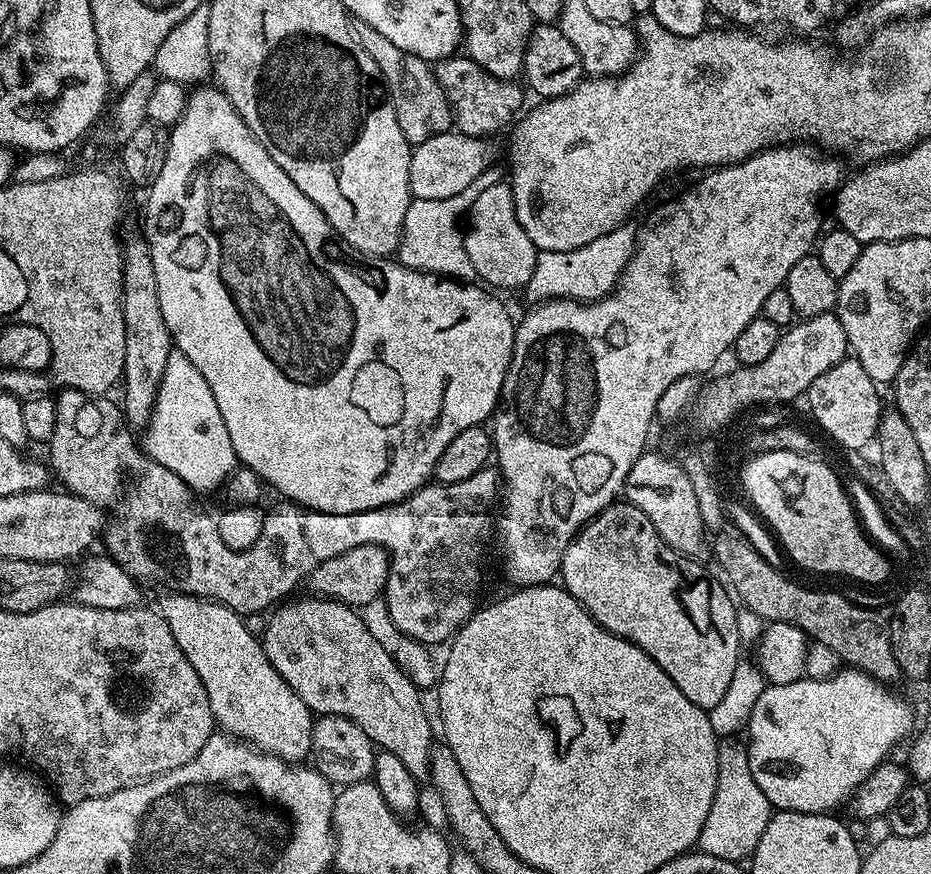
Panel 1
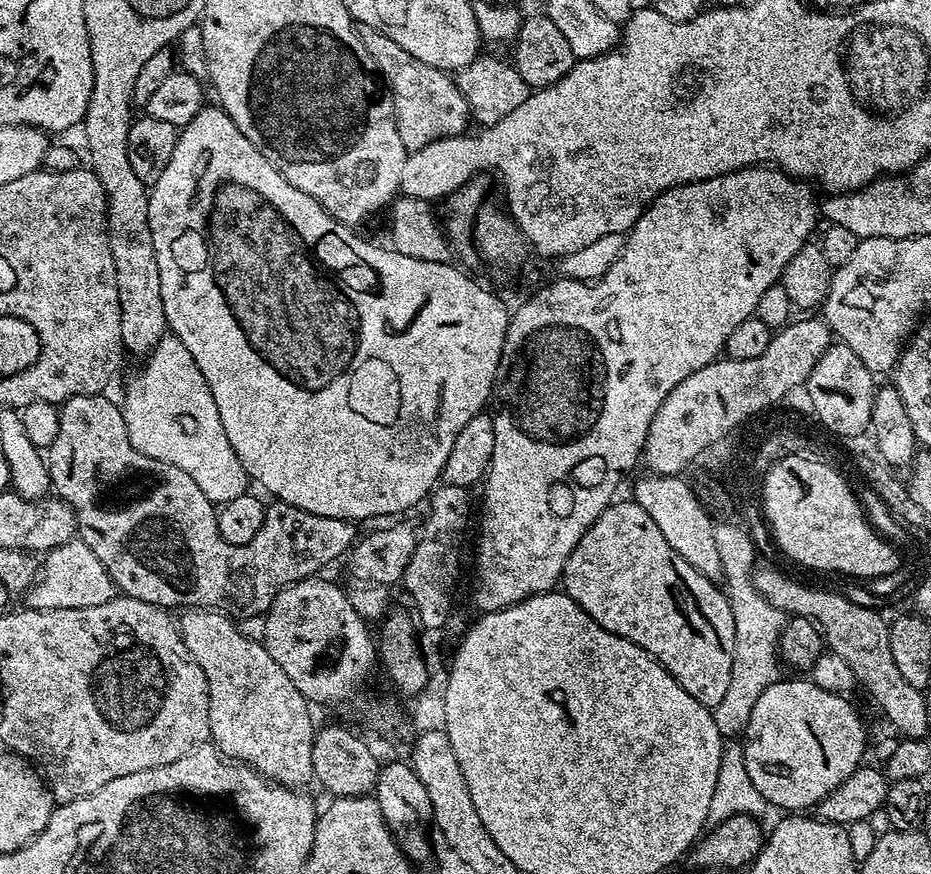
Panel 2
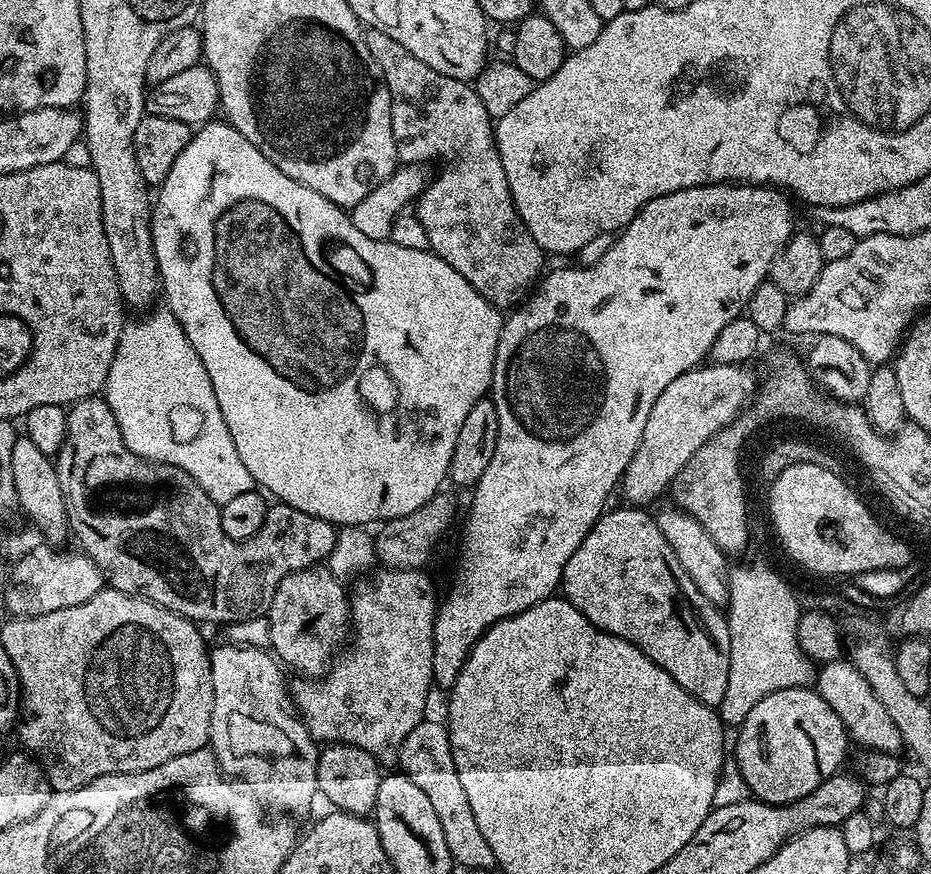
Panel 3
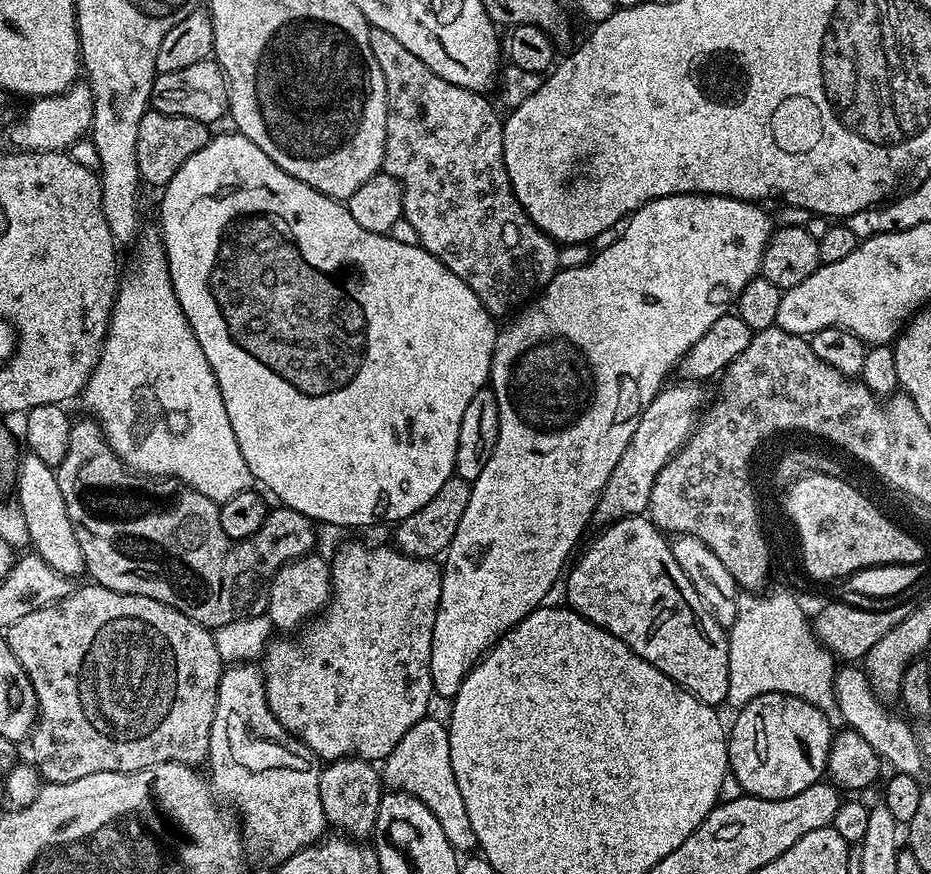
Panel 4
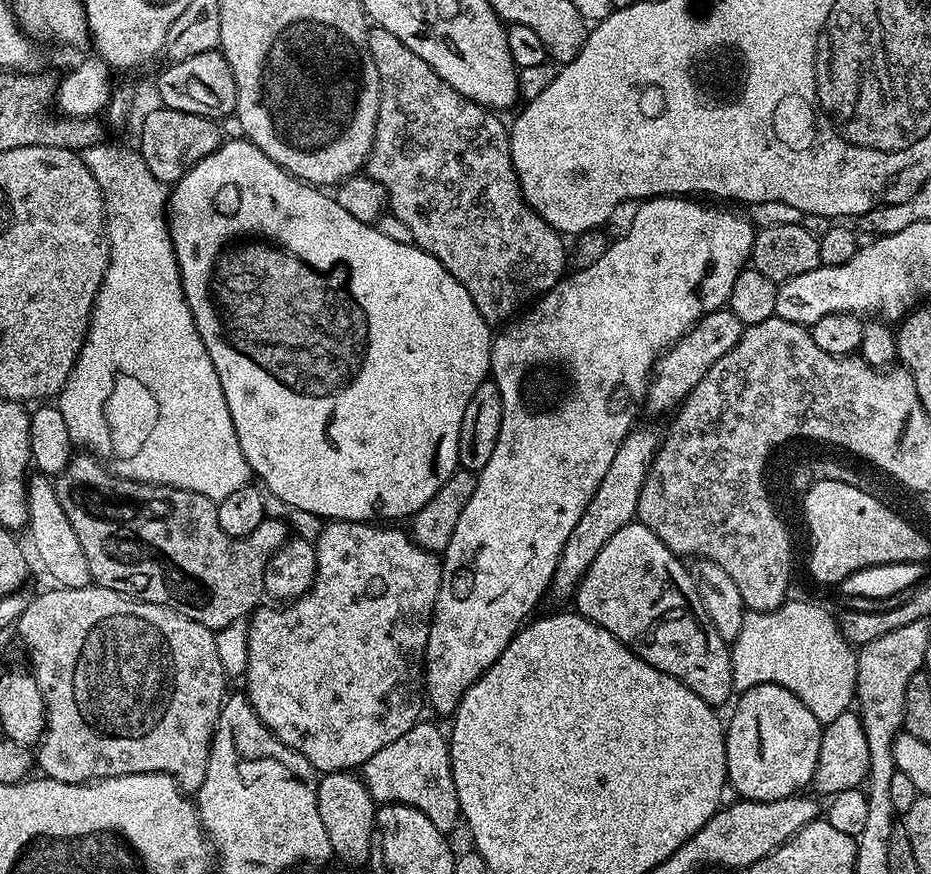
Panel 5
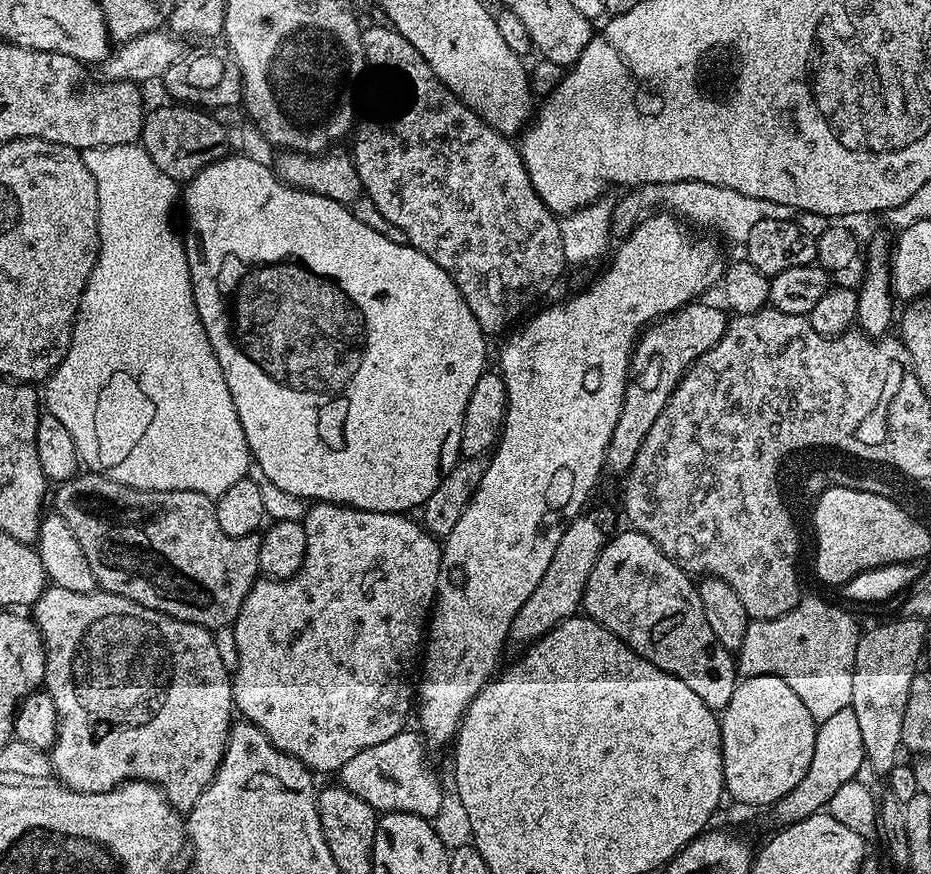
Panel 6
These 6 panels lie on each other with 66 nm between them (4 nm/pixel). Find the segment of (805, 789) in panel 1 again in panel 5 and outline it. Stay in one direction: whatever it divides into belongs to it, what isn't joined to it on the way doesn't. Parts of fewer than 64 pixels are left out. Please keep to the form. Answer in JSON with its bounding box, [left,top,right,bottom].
[724,685,822,802]

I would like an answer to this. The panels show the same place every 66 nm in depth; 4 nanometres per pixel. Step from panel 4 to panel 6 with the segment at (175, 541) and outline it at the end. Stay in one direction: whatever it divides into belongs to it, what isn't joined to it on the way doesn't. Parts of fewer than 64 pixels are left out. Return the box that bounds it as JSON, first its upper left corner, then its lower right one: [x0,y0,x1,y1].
[55,471,261,630]

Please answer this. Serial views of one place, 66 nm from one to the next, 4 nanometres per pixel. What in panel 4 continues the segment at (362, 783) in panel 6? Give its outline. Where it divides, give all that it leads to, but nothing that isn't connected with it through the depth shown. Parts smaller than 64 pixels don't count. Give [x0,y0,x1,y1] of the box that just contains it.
[382,718,477,854]

